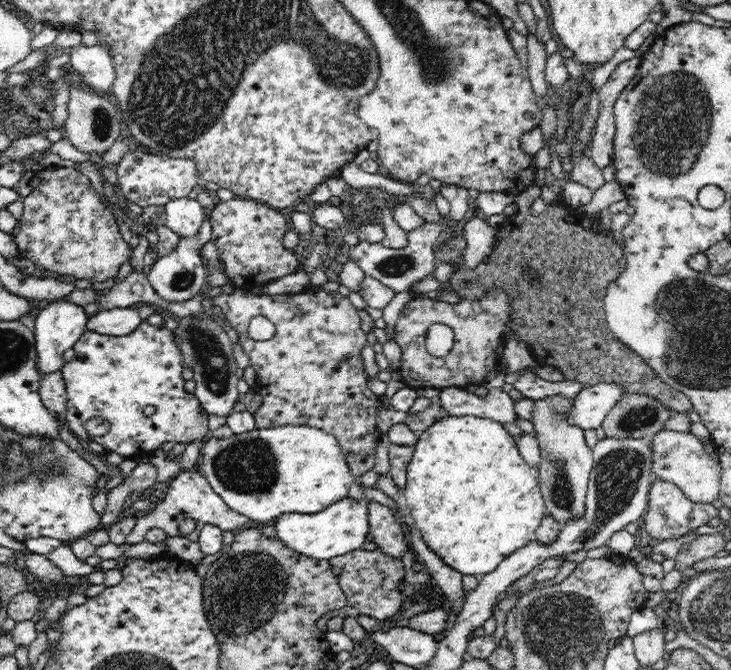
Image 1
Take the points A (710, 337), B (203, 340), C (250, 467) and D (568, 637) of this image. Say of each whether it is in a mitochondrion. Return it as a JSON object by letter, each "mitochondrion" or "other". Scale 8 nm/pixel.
{"A":"mitochondrion","B":"mitochondrion","C":"mitochondrion","D":"mitochondrion"}

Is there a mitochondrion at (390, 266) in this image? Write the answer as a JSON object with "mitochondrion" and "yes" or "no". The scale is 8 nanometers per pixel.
{"mitochondrion":"yes"}

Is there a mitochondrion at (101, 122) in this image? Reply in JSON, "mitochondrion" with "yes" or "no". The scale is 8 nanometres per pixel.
{"mitochondrion":"yes"}

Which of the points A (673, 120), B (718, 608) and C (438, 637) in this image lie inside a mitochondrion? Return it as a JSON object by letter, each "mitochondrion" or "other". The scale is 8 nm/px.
{"A":"mitochondrion","B":"mitochondrion","C":"other"}

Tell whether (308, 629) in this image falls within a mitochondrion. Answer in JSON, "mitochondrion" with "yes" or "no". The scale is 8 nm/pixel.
{"mitochondrion":"no"}

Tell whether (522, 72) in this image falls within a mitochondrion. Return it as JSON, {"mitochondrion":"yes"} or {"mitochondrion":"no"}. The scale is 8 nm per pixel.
{"mitochondrion":"no"}

